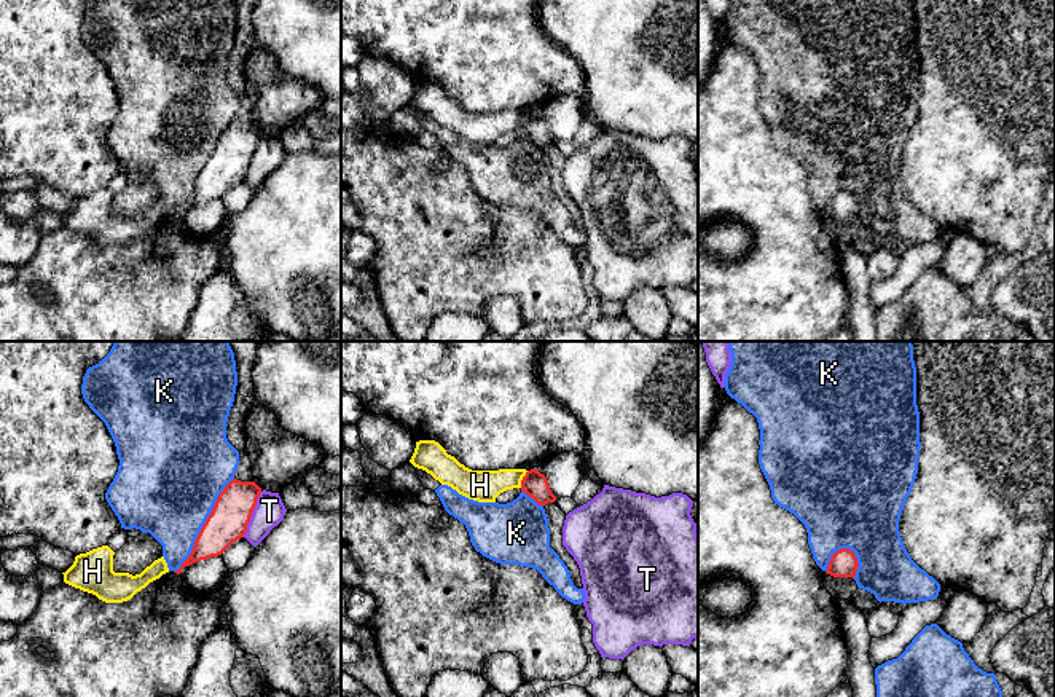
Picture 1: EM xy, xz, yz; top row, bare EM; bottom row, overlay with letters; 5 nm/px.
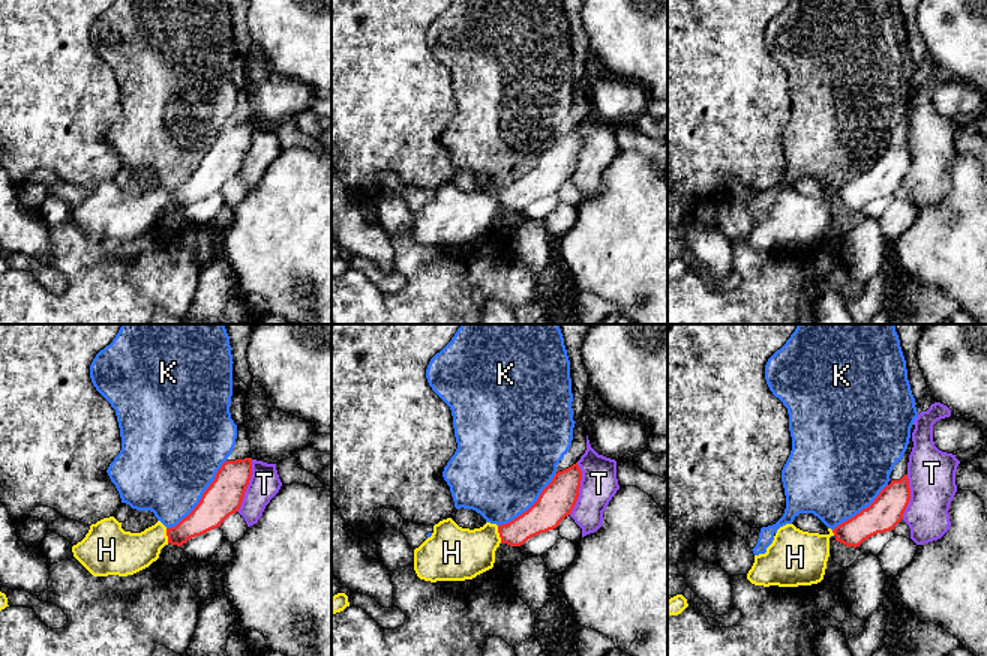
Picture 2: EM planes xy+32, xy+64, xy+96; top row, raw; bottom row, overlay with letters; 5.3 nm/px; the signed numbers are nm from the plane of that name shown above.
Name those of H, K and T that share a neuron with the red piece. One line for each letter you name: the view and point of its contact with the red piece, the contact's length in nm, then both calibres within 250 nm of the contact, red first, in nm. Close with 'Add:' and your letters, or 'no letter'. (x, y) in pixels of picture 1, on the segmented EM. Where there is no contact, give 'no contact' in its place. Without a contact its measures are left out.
H: xz (523, 479) | 100 nm | 130/160 nm
Add: H

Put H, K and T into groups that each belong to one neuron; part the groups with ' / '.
H / K / T

